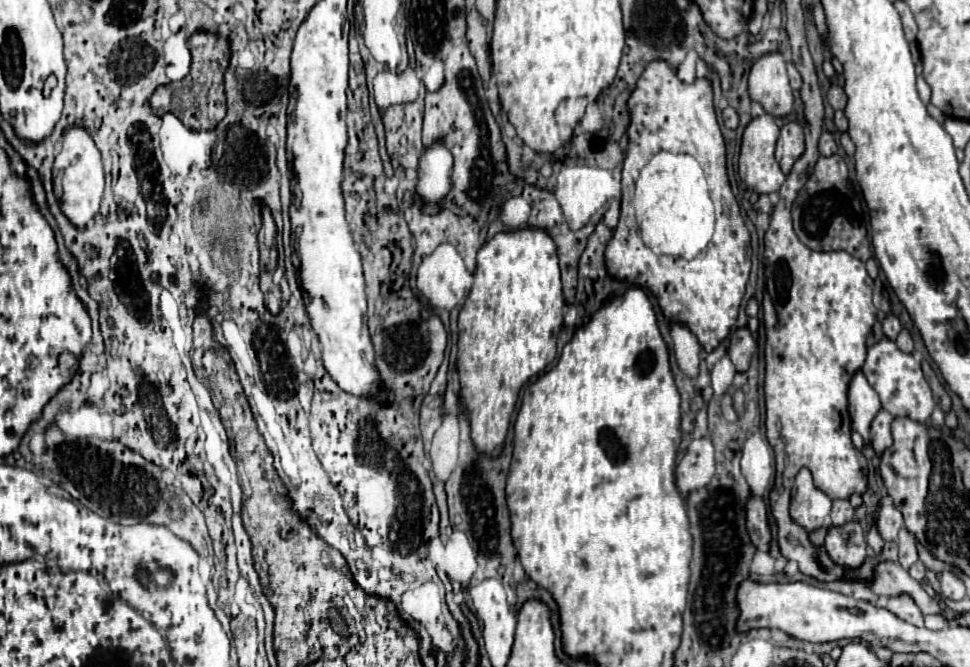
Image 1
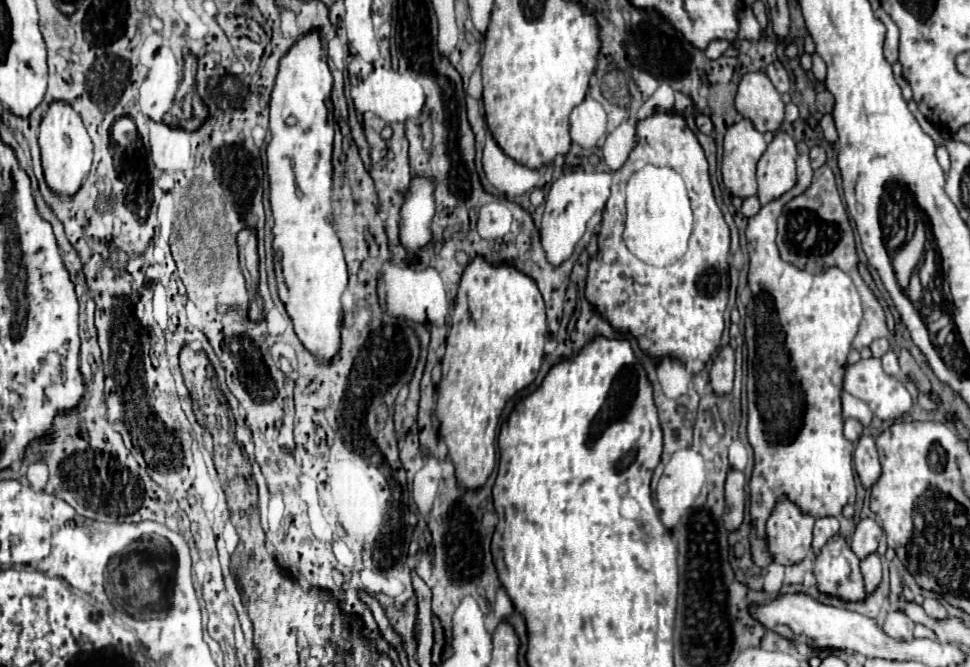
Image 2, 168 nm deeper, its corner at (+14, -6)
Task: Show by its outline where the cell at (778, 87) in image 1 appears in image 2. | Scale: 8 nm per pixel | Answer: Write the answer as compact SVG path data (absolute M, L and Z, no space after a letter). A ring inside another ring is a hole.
M764 71L742 77L736 93L736 109L760 133L776 133L784 119L784 101Z

